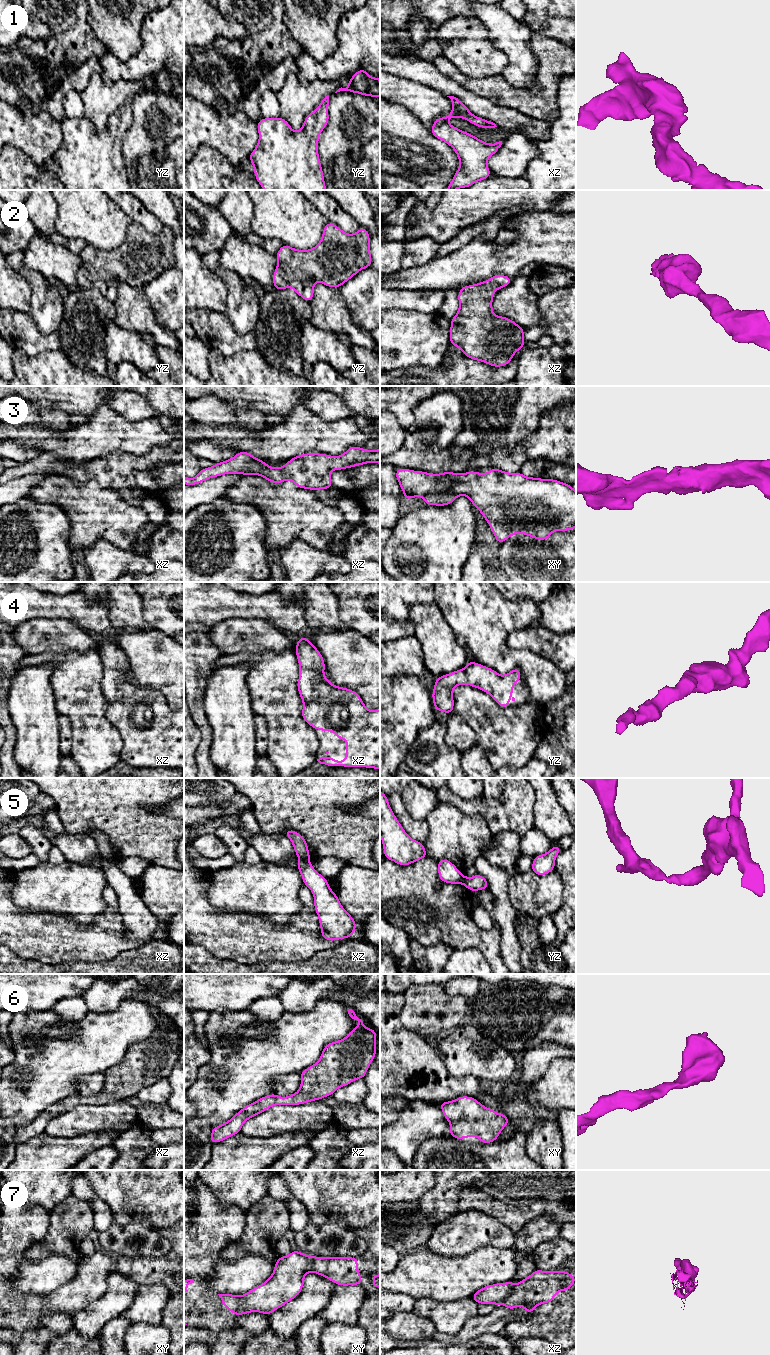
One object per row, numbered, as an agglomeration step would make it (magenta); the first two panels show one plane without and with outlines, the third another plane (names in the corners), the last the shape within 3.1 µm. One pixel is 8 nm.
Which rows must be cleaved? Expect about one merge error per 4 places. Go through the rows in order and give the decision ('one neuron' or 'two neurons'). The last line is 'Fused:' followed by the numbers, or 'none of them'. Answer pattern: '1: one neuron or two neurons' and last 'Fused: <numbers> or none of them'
1: one neuron
2: one neuron
3: one neuron
4: one neuron
5: two neurons
6: one neuron
7: two neurons
Fused: 5, 7

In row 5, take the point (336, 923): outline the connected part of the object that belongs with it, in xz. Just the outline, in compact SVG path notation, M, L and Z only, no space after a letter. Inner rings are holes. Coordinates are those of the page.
M298 861L297 869L314 896L316 911L321 928L321 937L327 941L350 938L356 930L354 918L343 908L327 878L318 873L309 861Z

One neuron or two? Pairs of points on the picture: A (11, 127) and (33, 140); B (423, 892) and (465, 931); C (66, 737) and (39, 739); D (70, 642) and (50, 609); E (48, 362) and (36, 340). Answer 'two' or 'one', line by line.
A: one
B: one
C: two
D: two
E: two

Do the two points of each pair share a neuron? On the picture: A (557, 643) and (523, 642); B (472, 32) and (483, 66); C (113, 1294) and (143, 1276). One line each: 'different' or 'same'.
A: same
B: same
C: different

